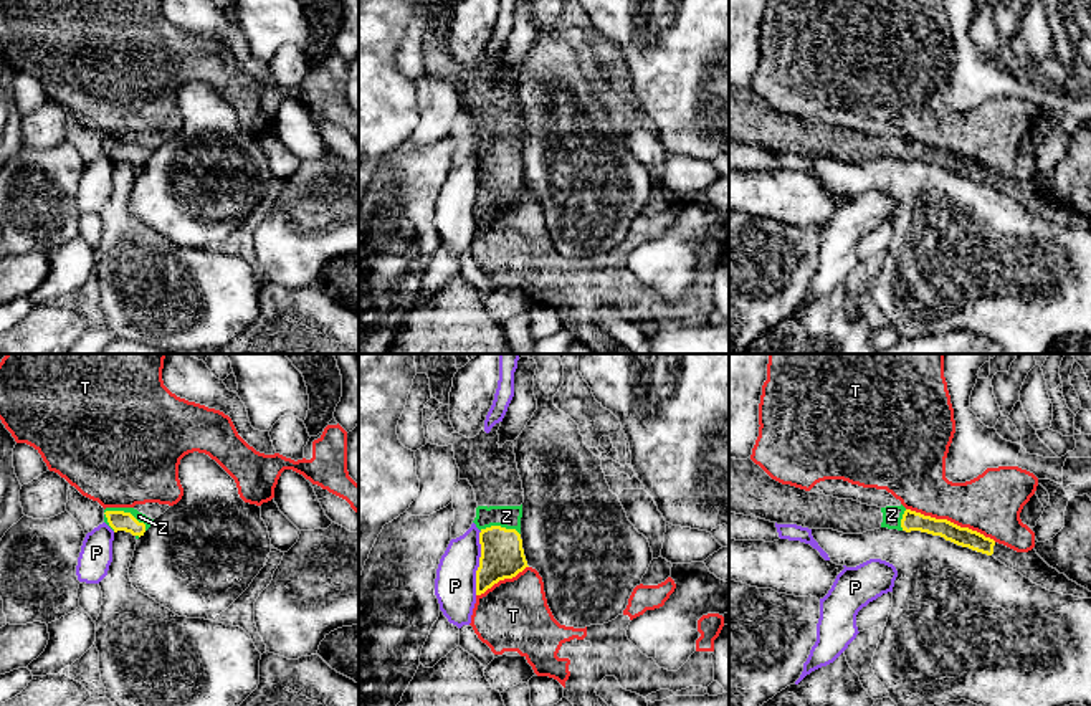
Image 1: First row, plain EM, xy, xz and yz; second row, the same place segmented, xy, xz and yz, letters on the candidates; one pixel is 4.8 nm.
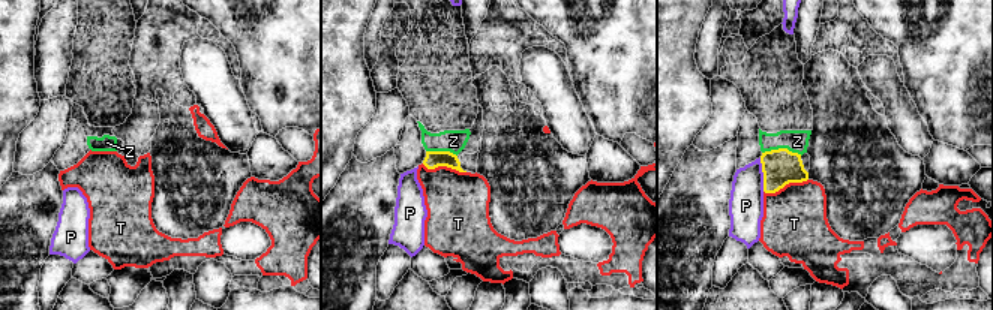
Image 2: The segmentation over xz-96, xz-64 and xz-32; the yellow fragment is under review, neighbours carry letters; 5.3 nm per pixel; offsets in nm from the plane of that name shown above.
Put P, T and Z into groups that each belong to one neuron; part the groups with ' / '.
P / T / Z

